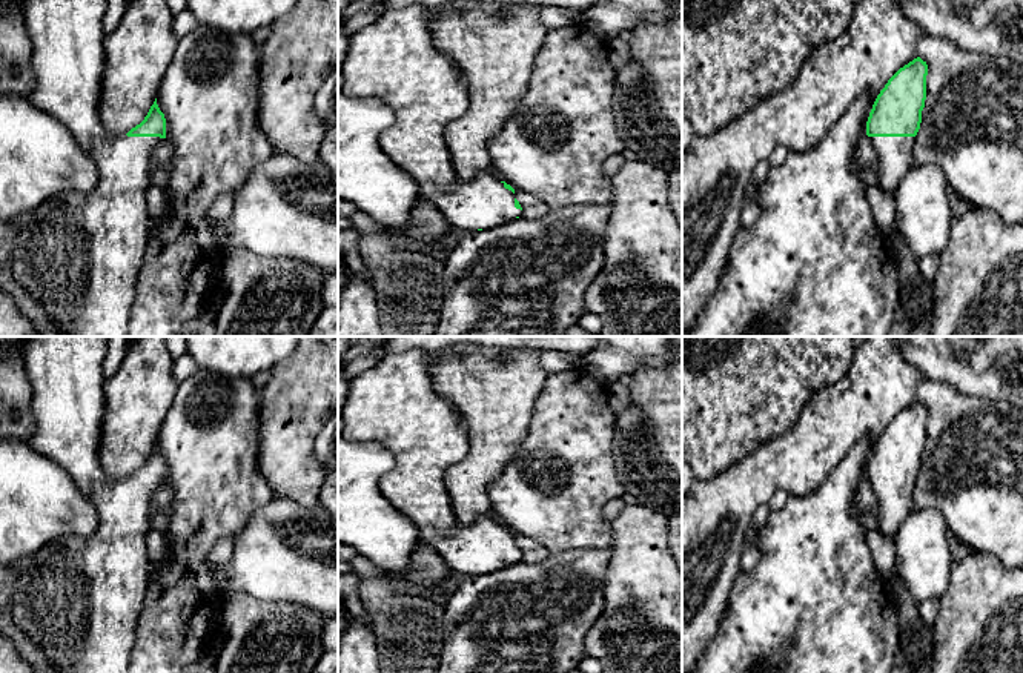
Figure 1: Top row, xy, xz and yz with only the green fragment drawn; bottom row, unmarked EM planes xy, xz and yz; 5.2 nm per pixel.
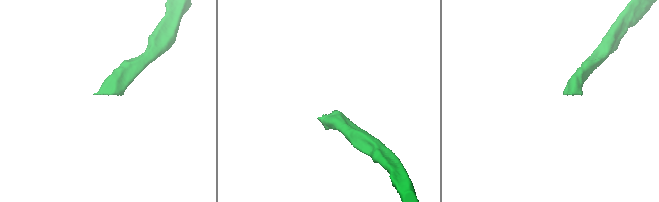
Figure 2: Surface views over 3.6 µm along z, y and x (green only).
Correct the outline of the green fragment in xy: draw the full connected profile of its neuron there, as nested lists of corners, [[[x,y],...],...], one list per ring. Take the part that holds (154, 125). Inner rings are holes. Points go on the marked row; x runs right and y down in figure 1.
[[[23,0],[22,8],[22,18],[31,40],[31,66],[35,80],[26,100],[61,121],[98,171],[97,184],[91,192],[61,192],[17,218],[12,277],[69,336],[129,336],[129,310],[151,224],[146,191],[152,184],[152,154],[166,138],[166,118],[157,98],[144,120],[126,135],[112,135],[101,124],[98,108],[104,69],[101,22],[106,8],[108,0]]]

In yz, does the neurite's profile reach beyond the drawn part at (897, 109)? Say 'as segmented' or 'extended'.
extended

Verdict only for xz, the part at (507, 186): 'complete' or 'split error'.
split error

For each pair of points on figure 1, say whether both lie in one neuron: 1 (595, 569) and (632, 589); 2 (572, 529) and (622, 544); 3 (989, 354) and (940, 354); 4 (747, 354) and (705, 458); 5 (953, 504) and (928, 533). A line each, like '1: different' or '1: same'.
1: different
2: different
3: different
4: same
5: different

